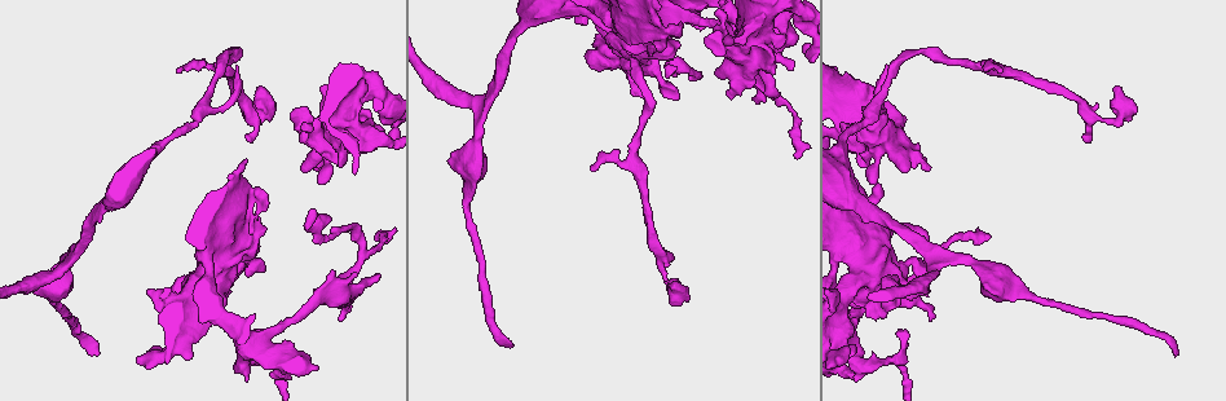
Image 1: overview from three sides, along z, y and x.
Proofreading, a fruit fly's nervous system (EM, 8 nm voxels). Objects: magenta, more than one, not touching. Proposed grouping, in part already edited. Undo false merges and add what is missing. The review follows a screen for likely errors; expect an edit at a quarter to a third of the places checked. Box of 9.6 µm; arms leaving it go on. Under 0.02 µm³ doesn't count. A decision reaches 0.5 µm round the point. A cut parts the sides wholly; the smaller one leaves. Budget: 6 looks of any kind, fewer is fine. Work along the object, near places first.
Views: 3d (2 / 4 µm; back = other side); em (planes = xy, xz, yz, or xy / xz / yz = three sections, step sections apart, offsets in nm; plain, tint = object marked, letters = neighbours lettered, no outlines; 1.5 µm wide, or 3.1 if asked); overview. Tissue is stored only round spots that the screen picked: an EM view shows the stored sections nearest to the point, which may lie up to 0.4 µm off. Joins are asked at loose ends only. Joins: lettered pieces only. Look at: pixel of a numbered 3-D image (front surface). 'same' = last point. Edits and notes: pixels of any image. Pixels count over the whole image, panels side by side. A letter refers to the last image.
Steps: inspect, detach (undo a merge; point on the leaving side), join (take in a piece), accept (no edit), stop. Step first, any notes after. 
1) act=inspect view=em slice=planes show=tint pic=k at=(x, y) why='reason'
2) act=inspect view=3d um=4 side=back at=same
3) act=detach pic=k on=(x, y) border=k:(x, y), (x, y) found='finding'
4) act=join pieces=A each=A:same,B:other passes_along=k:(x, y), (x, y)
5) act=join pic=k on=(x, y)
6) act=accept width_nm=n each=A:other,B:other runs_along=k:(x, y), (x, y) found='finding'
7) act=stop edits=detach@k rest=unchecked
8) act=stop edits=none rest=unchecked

act=inspect view=em slice=xy step=4 show=tint pic=1 at=(511, 341) why='end of a long branch'

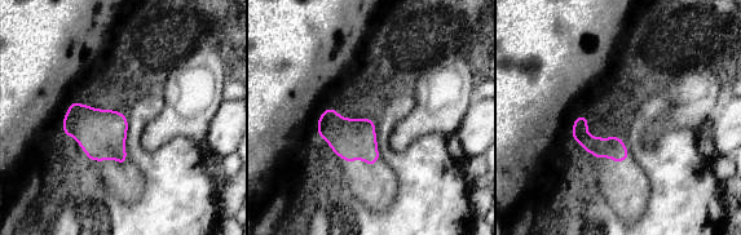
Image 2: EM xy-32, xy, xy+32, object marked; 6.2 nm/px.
act=inspect view=em slice=xy step=4 show=letters at=same why='see the neighbours'

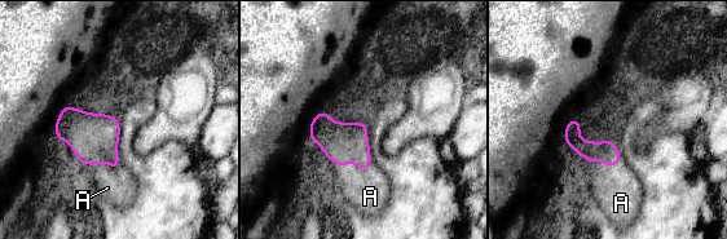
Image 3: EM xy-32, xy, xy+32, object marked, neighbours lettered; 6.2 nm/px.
act=join pieces=A each=A:same passes_along=3:(593, 151), (613, 163), (621, 202) found='it goes on there'

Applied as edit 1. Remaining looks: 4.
act=inspect view=3d um=2 side=back pic=1 at=(1108, 120) why='a narrow waist'

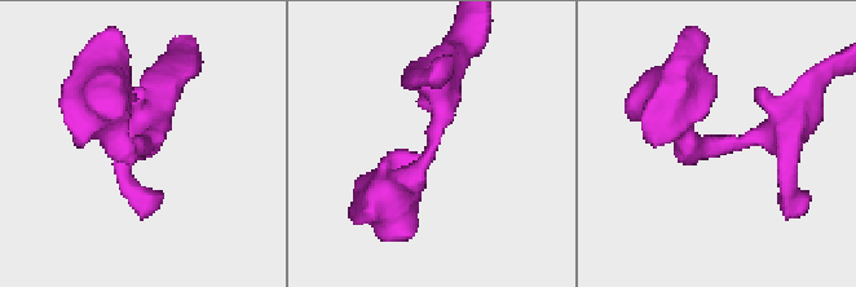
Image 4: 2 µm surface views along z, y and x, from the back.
act=inspect view=em slice=yz step=8 show=tint pic=4 at=(439, 140) why='need the tissue'

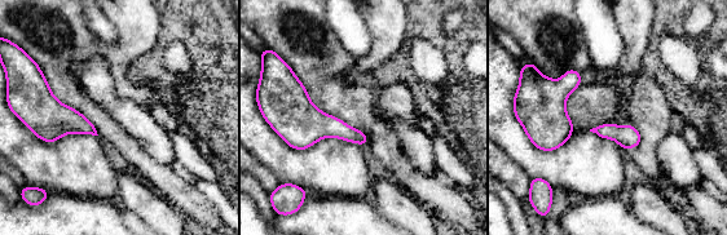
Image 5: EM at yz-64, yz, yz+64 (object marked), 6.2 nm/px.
act=inspect view=em slice=xy step=4 show=letters at=same

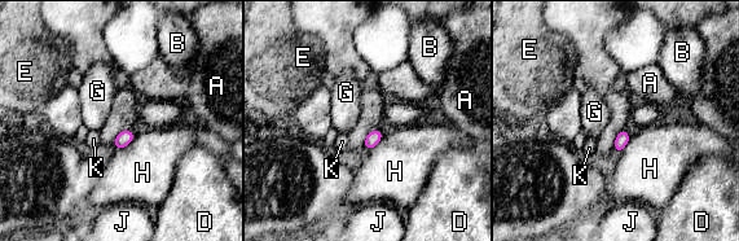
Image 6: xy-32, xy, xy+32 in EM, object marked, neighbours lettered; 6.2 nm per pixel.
act=accept width_nm=80 longest_contact=A:160nm each=A:other,B:other,D:other,E:other,G:other,H:other,J:other,K:other found='all the same neuron'

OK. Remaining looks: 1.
act=stop edits=join@3 rest=unchecked

